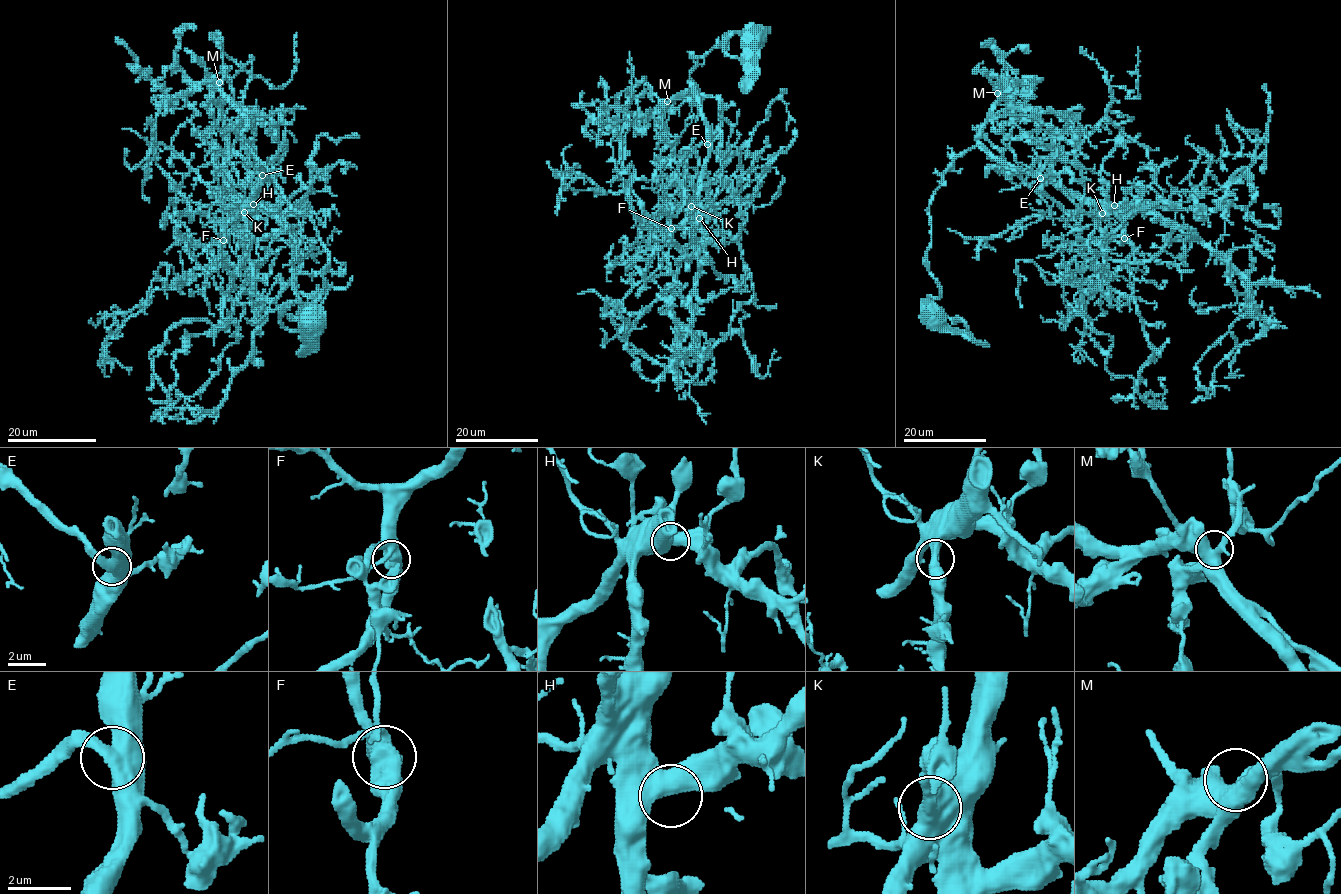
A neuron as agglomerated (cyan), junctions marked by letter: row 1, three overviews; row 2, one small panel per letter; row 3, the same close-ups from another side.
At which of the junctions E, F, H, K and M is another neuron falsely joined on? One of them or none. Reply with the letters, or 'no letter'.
no letter

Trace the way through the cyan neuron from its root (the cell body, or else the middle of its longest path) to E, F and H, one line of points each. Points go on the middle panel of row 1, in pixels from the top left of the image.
E: (755, 34), (754, 71), (725, 42), (742, 33), (762, 43), (769, 30), (731, 33), (690, 73), (707, 144)
F: (755, 34), (754, 71), (725, 42), (769, 30), (731, 33), (690, 73), (708, 156), (671, 228)
H: (755, 34), (754, 71), (725, 42), (769, 30), (731, 33), (690, 73), (708, 137), (699, 218)

